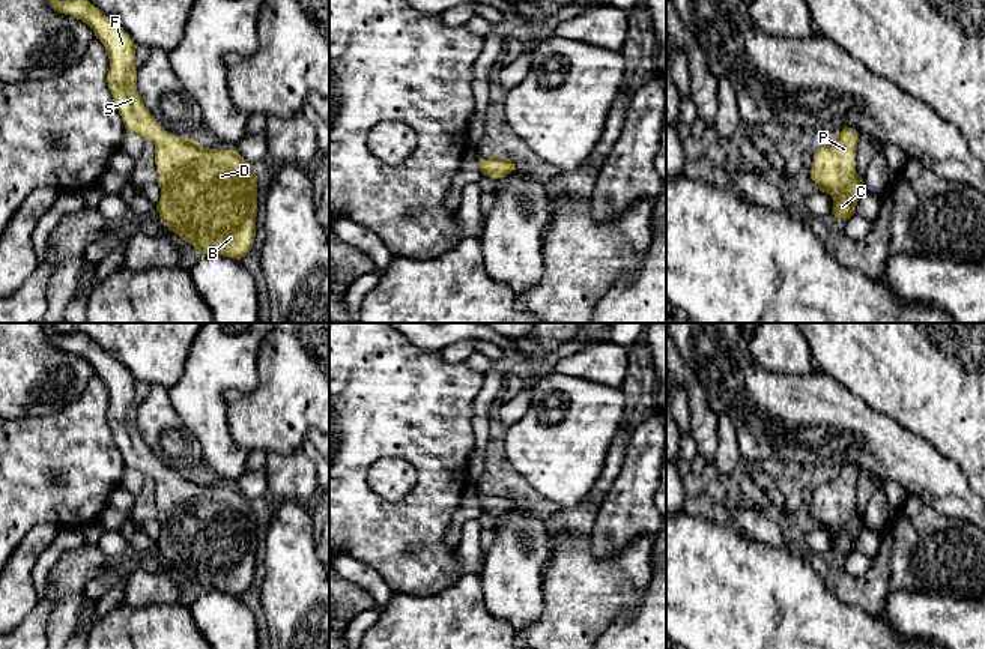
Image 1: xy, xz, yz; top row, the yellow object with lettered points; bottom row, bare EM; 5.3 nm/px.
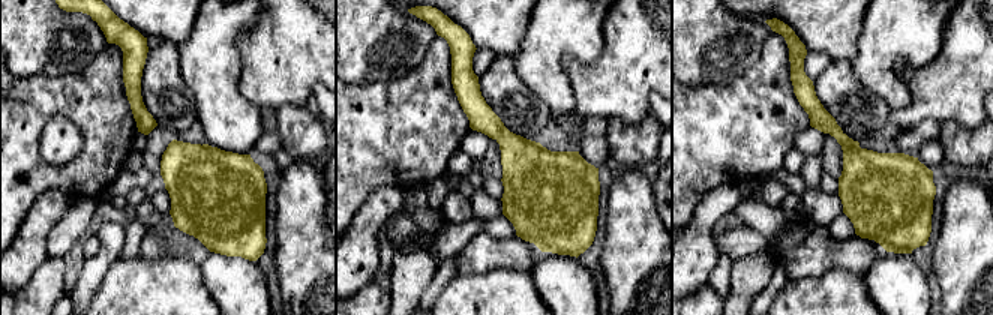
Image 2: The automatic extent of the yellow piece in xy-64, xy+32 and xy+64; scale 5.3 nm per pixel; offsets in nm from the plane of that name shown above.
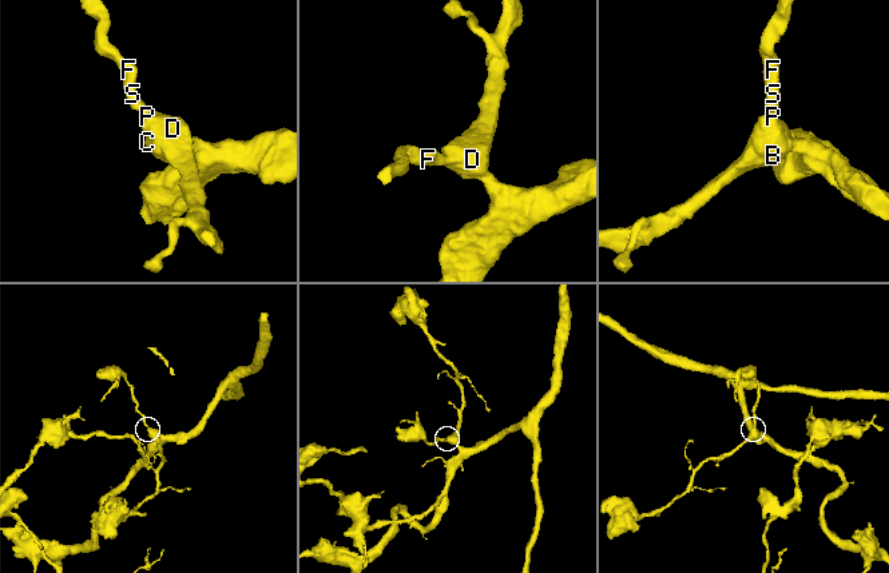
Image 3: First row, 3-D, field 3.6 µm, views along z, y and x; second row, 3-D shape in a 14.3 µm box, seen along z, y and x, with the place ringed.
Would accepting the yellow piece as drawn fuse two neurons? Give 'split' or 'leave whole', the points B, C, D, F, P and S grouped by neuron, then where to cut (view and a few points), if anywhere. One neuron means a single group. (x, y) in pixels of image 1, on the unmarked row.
leave whole; groups B C D F P S; cut none

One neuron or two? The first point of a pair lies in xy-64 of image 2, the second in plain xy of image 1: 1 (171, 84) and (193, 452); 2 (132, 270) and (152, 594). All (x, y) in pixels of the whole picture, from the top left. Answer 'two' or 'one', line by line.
1: one
2: two

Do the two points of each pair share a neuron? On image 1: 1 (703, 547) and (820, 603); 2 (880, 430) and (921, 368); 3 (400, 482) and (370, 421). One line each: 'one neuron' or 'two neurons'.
1: one neuron
2: two neurons
3: two neurons

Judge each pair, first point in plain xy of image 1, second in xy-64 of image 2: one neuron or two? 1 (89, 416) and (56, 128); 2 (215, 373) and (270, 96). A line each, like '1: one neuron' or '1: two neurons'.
1: two neurons
2: two neurons

